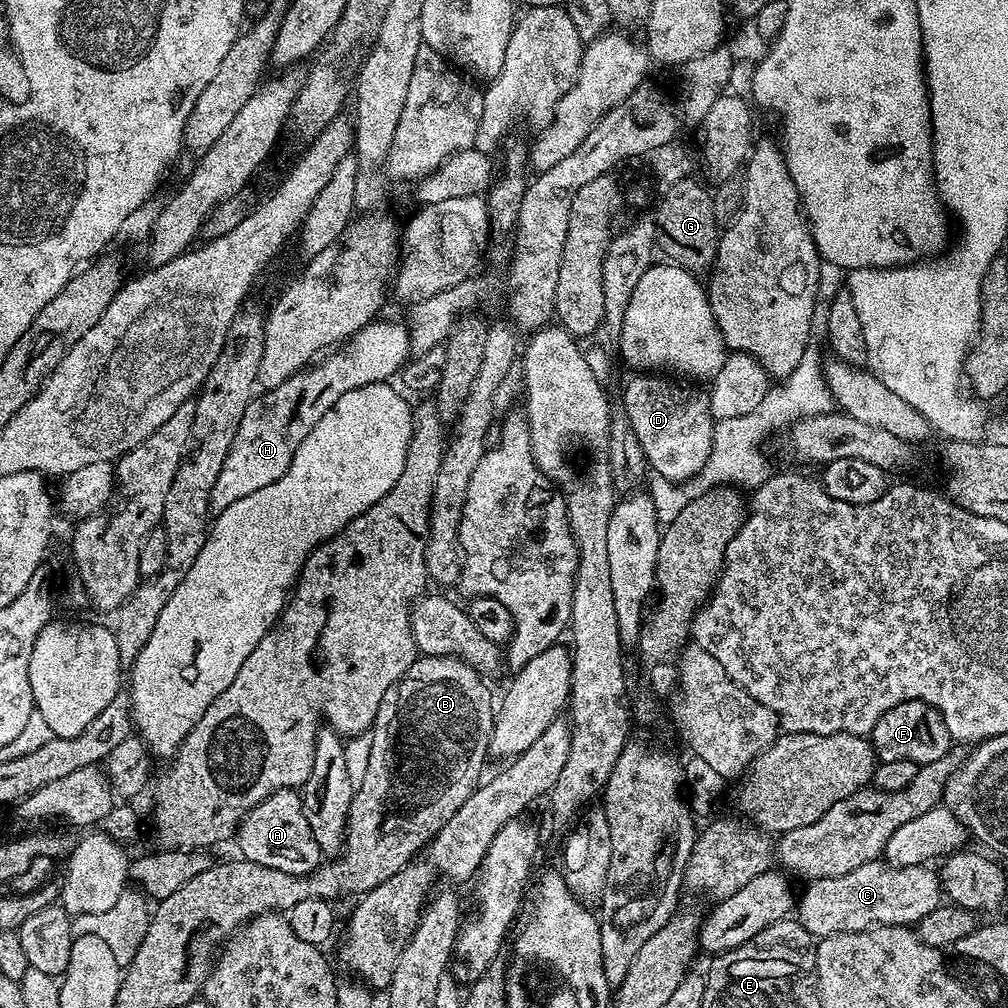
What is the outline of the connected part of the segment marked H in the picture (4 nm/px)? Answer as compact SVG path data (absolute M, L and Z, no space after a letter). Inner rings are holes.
M379 320L365 325L335 350L329 351L323 357L325 360L321 364L316 362L305 367L277 388L261 391L249 402L242 416L242 422L238 425L237 433L234 434L234 440L230 443L226 460L222 463L218 478L214 481L214 488L210 490L208 503L213 513L219 514L222 510L226 510L226 506L234 506L238 498L250 498L254 490L262 490L278 482L278 478L282 478L292 464L294 454L298 446L302 446L306 434L310 434L310 430L318 426L318 422L333 408L338 398L342 398L342 394L350 390L358 390L367 384L382 384L391 381L393 379L391 376L396 370L399 367L400 370L407 363L405 360L411 353L411 333L408 326L402 322L398 324L392 320Z

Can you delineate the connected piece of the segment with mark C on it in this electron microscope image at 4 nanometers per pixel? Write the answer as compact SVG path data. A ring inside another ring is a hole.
M873 862L858 866L858 870L850 870L850 874L842 874L838 878L813 880L807 885L804 897L799 897L798 923L809 937L823 938L839 936L843 932L866 932L873 926L915 926L924 915L930 914L941 903L942 892L938 887L937 875L927 872L927 867L890 868Z

